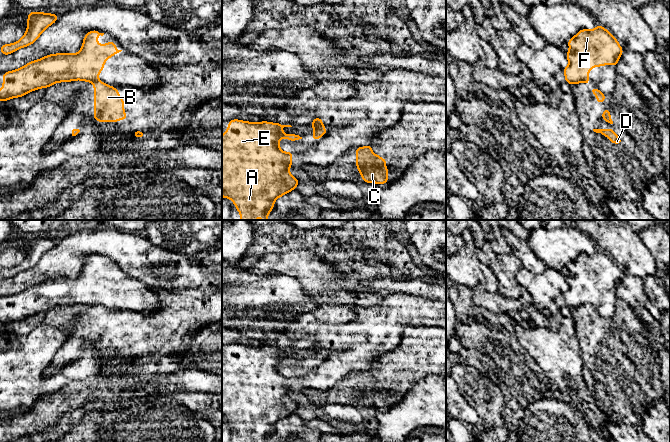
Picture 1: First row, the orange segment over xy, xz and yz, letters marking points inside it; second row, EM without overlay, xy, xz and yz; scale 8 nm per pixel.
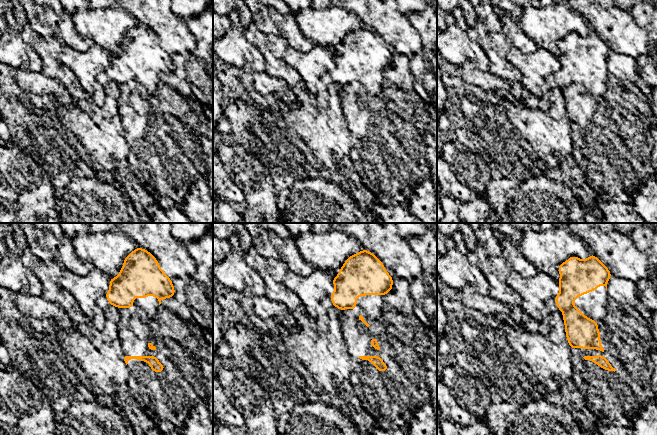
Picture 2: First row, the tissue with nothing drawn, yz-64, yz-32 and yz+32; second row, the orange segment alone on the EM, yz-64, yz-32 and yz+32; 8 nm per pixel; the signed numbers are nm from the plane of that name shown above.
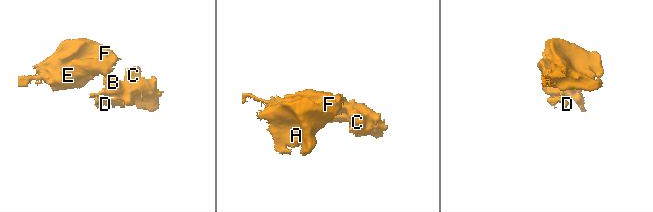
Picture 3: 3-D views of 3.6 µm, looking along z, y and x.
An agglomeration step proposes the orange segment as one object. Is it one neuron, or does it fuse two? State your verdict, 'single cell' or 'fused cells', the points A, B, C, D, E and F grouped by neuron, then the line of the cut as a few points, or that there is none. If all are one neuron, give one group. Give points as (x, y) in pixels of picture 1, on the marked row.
fused cells; groups A E F / B C D; cut xy (92, 81), (99, 82)

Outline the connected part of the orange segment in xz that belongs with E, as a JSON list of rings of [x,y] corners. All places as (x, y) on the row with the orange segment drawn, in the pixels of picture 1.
[[[229,120],[226,133],[222,135],[222,197],[235,203],[236,210],[241,212],[240,220],[256,220],[258,215],[262,220],[268,220],[267,215],[274,208],[275,200],[294,190],[300,183],[288,171],[295,153],[281,151],[279,140],[287,138],[297,141],[302,137],[282,133],[284,127],[292,126],[266,121]]]

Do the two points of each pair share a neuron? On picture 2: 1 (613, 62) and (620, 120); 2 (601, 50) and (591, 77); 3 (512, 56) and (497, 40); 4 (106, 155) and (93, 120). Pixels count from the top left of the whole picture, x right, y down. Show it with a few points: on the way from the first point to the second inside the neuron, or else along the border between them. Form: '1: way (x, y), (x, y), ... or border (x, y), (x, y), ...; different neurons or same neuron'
1: border (609, 72), (624, 82); different neurons
2: way (594, 57), (594, 70); same neuron
3: border (512, 46), (507, 54), (507, 59), (520, 72); different neurons
4: way (106, 146), (98, 129); same neuron

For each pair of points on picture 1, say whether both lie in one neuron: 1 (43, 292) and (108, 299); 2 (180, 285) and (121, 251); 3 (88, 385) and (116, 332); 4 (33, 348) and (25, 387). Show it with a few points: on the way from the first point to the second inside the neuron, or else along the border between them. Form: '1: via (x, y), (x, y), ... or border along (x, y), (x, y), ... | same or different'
1: via (59, 292), (92, 292) | same
2: via (165, 278), (156, 269), (148, 269), (136, 257) | same
3: border along (90, 345), (97, 350), (104, 350) | different
4: via (27, 358), (25, 360), (25, 377) | same

